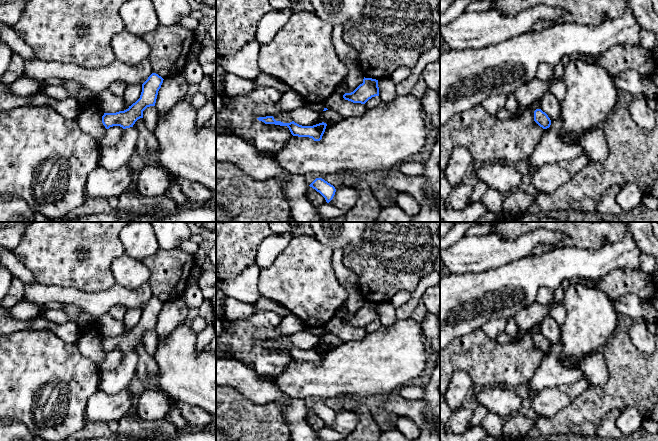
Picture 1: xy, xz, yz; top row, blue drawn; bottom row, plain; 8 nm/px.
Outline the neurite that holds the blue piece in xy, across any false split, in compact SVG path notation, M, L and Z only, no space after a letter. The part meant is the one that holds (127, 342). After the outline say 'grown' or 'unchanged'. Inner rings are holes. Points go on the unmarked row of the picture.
M152 297L142 308L140 322L124 335L116 337L104 337L102 347L106 353L113 350L120 350L123 353L133 351L135 346L143 342L143 335L150 330L155 330L158 315L163 307L163 302Z; unchanged

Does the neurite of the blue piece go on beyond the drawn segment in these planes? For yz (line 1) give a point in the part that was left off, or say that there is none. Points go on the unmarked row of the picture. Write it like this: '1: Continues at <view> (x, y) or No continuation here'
1: No continuation here

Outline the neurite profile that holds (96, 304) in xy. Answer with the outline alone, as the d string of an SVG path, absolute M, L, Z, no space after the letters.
M36 281L24 284L24 290L23 299L28 302L36 305L49 302L67 303L80 307L96 319L117 304L142 309L153 297L148 282L134 290L115 284L101 292L86 293L74 287L43 285Z

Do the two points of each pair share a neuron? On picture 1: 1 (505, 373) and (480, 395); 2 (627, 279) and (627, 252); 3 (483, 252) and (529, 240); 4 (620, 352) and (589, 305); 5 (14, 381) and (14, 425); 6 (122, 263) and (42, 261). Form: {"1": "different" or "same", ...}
{"1": "different", "2": "different", "3": "same", "4": "different", "5": "different", "6": "different"}

